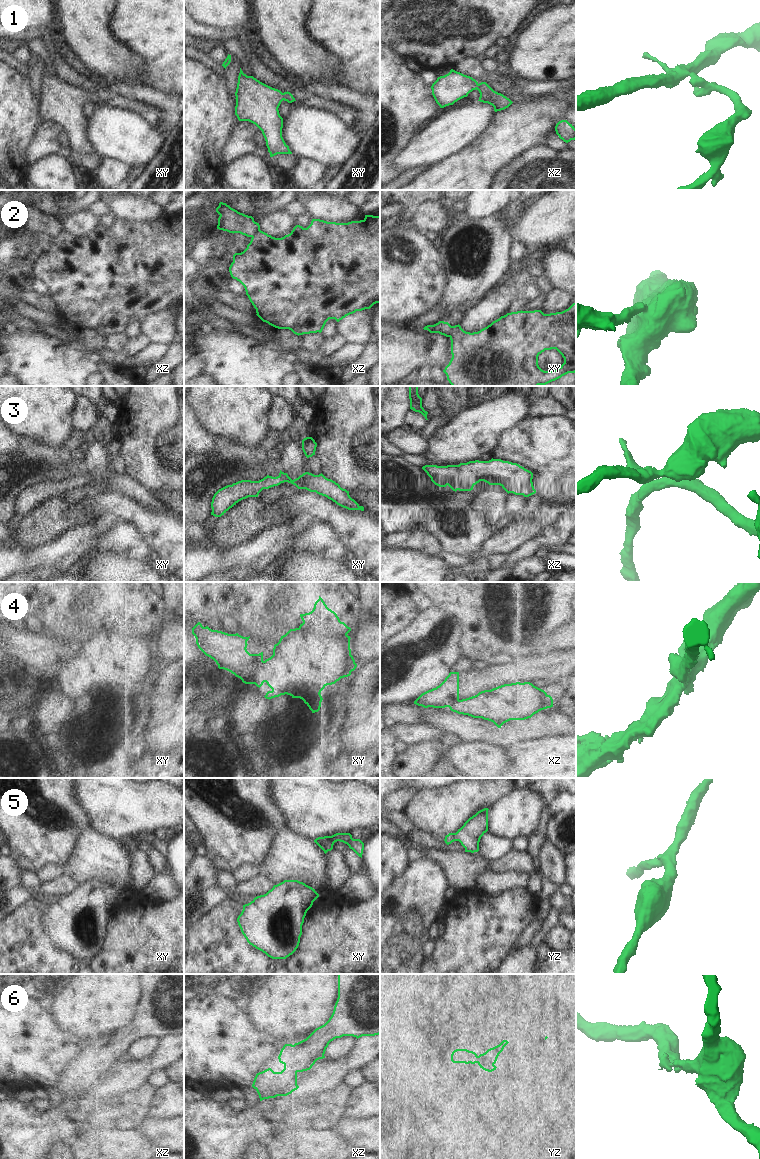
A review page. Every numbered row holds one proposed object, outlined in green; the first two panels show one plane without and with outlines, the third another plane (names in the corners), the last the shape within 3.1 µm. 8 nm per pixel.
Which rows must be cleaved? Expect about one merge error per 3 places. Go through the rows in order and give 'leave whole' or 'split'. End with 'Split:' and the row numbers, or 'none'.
1: leave whole
2: split
3: leave whole
4: split
5: split
6: leave whole
Split: 2, 4, 5

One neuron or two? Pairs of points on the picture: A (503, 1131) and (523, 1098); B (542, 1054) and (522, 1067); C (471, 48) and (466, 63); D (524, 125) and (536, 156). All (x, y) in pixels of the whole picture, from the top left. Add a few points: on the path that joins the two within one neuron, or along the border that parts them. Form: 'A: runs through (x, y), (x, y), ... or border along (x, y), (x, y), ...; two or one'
A: runs through (511, 1123), (522, 1112), (523, 1106); one
B: border along (531, 1053), (538, 1066); two
C: border along (475, 56), (464, 57), (451, 68); two
D: border along (546, 145), (533, 145), (512, 159); two

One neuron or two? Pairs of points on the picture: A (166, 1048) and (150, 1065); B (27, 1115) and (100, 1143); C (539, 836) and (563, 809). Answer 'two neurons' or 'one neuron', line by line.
A: one neuron
B: two neurons
C: two neurons

